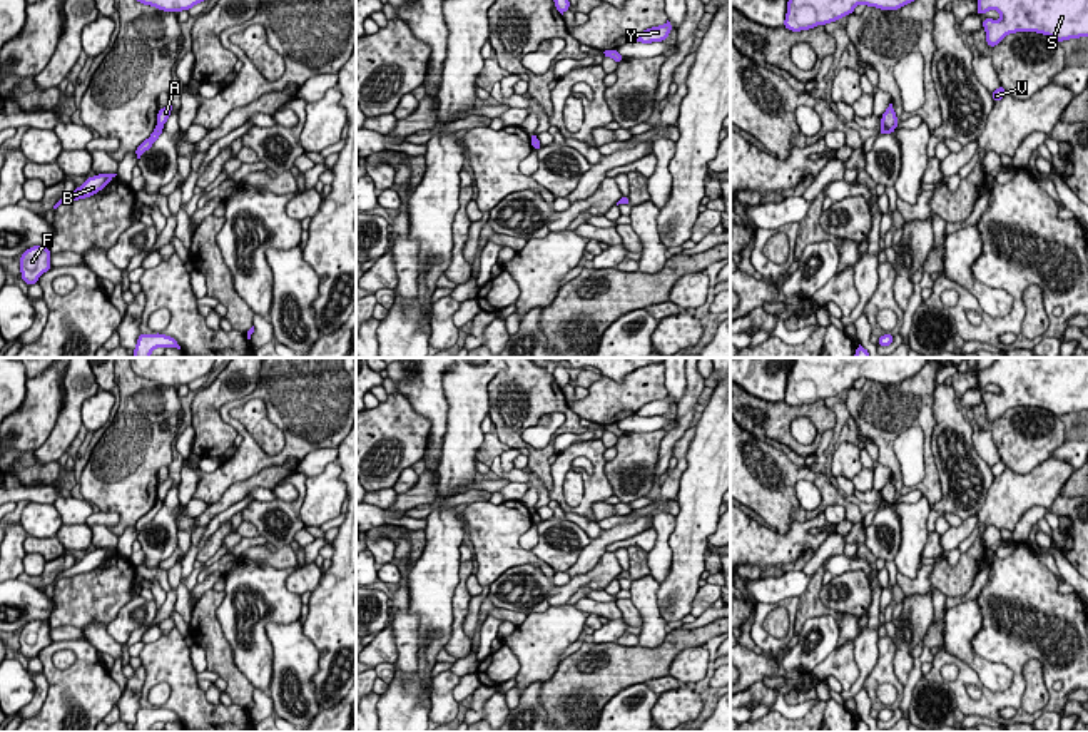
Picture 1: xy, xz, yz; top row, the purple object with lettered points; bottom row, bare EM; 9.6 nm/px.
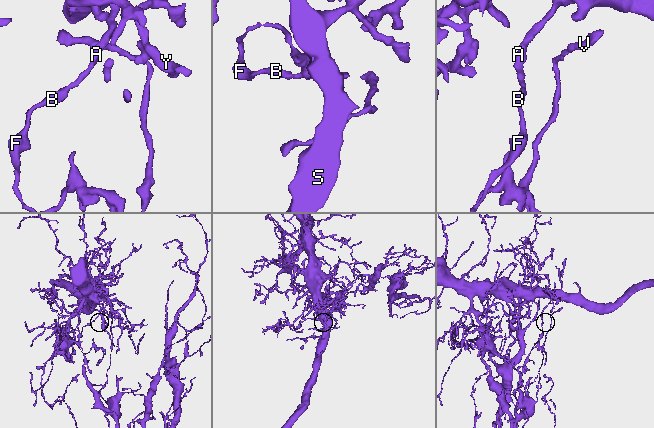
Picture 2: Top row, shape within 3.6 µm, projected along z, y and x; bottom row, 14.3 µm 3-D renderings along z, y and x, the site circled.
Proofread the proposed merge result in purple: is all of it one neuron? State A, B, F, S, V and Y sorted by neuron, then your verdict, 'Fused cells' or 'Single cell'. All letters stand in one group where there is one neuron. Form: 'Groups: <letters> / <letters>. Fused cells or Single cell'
Groups: A S Y / B F V. Fused cells

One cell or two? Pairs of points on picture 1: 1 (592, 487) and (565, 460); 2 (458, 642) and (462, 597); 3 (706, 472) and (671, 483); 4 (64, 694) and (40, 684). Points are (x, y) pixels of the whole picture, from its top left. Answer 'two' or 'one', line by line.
1: one
2: one
3: two
4: two

